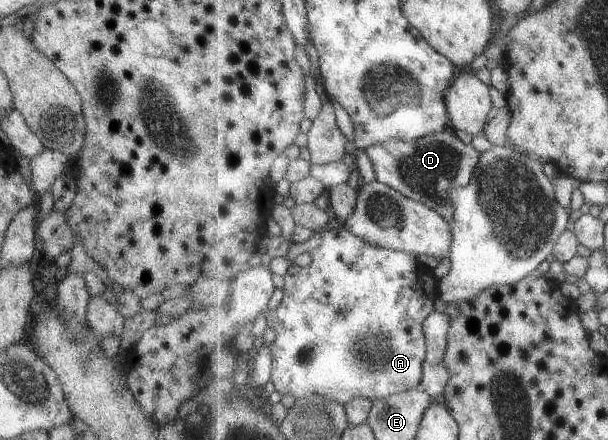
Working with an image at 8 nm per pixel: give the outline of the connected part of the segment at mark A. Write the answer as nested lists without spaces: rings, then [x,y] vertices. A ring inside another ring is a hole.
[[[345,225],[337,228],[329,227],[329,229],[316,232],[305,243],[292,243],[286,256],[289,263],[291,263],[291,267],[283,277],[283,298],[275,310],[267,312],[266,317],[269,338],[268,348],[273,356],[271,381],[281,396],[291,395],[298,401],[321,395],[321,397],[327,397],[331,401],[337,401],[337,403],[345,405],[356,397],[364,397],[375,401],[375,399],[403,393],[408,389],[420,388],[421,379],[423,379],[424,361],[428,354],[428,344],[424,332],[425,319],[435,311],[434,302],[439,299],[440,286],[440,281],[421,263],[421,257],[413,255],[413,253],[370,245],[365,239],[351,233]],[[303,253],[308,253],[312,258],[310,264],[305,267],[294,265],[293,260],[295,257],[299,257]]]

